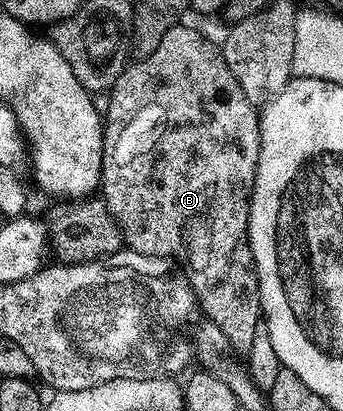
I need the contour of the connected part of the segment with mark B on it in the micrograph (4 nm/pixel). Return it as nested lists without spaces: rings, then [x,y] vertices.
[[[180,24],[169,28],[169,32],[165,32],[165,36],[161,36],[161,44],[157,44],[157,48],[153,48],[153,52],[149,52],[149,56],[139,58],[124,66],[121,76],[117,76],[115,85],[110,91],[111,103],[105,112],[105,121],[103,123],[103,176],[101,179],[101,197],[103,203],[109,208],[109,212],[115,217],[115,222],[119,226],[119,230],[123,234],[123,240],[126,249],[144,254],[149,260],[152,258],[166,258],[180,262],[181,272],[187,277],[187,283],[191,285],[191,290],[195,294],[195,301],[198,309],[201,311],[202,317],[208,318],[213,324],[217,324],[217,328],[221,328],[221,332],[225,332],[225,336],[229,340],[232,350],[236,355],[245,356],[249,352],[249,347],[253,344],[253,332],[257,332],[257,328],[261,325],[261,311],[259,309],[259,281],[255,275],[255,261],[251,255],[251,241],[247,238],[247,221],[249,220],[249,208],[251,207],[251,193],[255,187],[255,173],[257,172],[257,160],[259,159],[259,110],[254,106],[252,95],[246,94],[241,88],[241,84],[237,80],[237,76],[233,76],[233,72],[229,68],[229,64],[225,60],[222,49],[218,45],[215,46],[202,34],[199,30],[194,30],[191,26]]]

